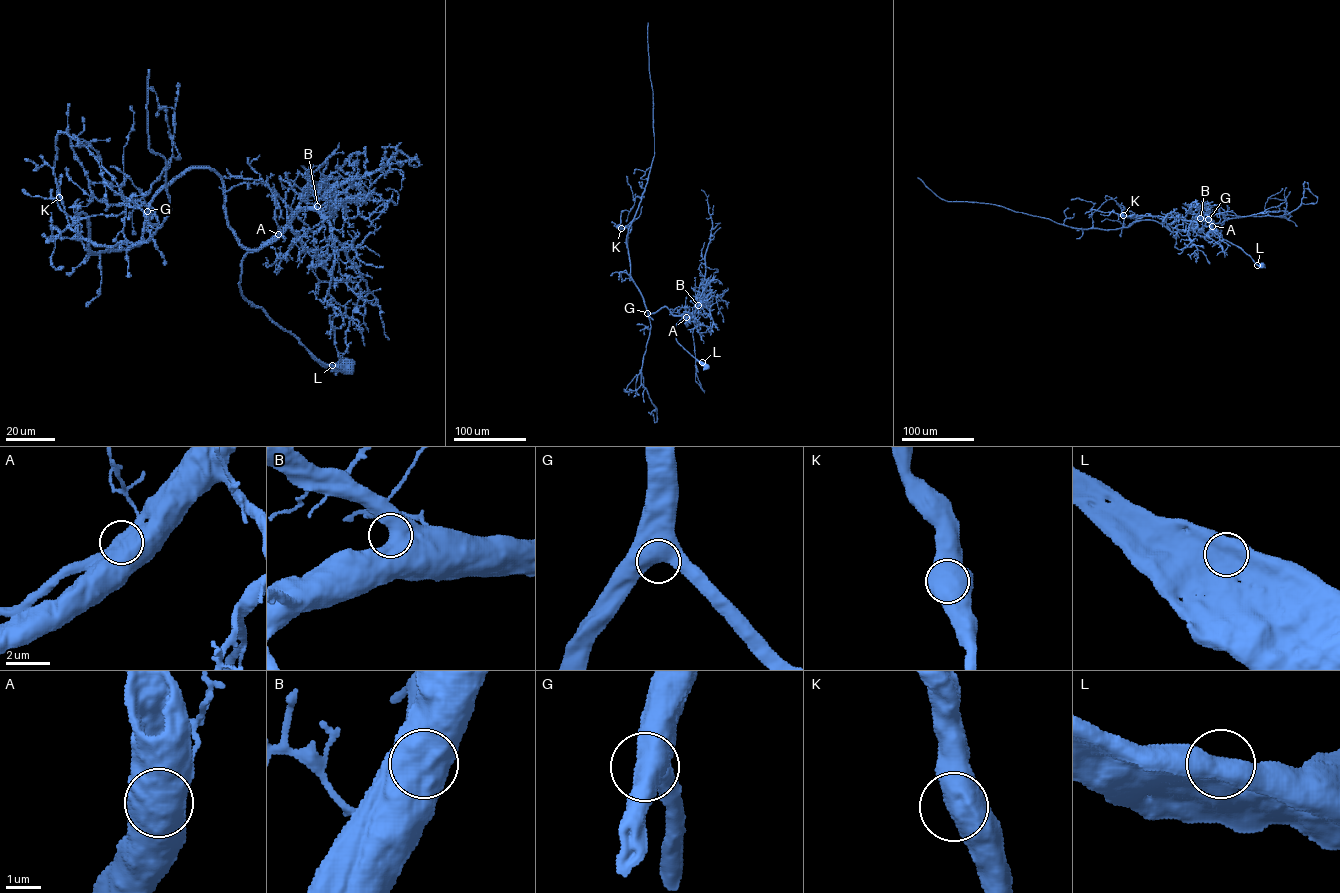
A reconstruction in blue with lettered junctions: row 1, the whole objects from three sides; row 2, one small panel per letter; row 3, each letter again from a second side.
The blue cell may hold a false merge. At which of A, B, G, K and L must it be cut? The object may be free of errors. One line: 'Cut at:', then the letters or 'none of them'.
Cut at: none of them

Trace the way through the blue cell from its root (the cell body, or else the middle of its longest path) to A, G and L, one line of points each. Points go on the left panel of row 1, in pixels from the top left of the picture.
A: (346, 364), (324, 365), (294, 336), (283, 331), (242, 295), (241, 260), (279, 234)
G: (346, 364), (324, 365), (242, 295), (241, 261), (268, 241), (240, 243), (214, 172), (187, 169), (147, 211)
L: (346, 364), (332, 365)

